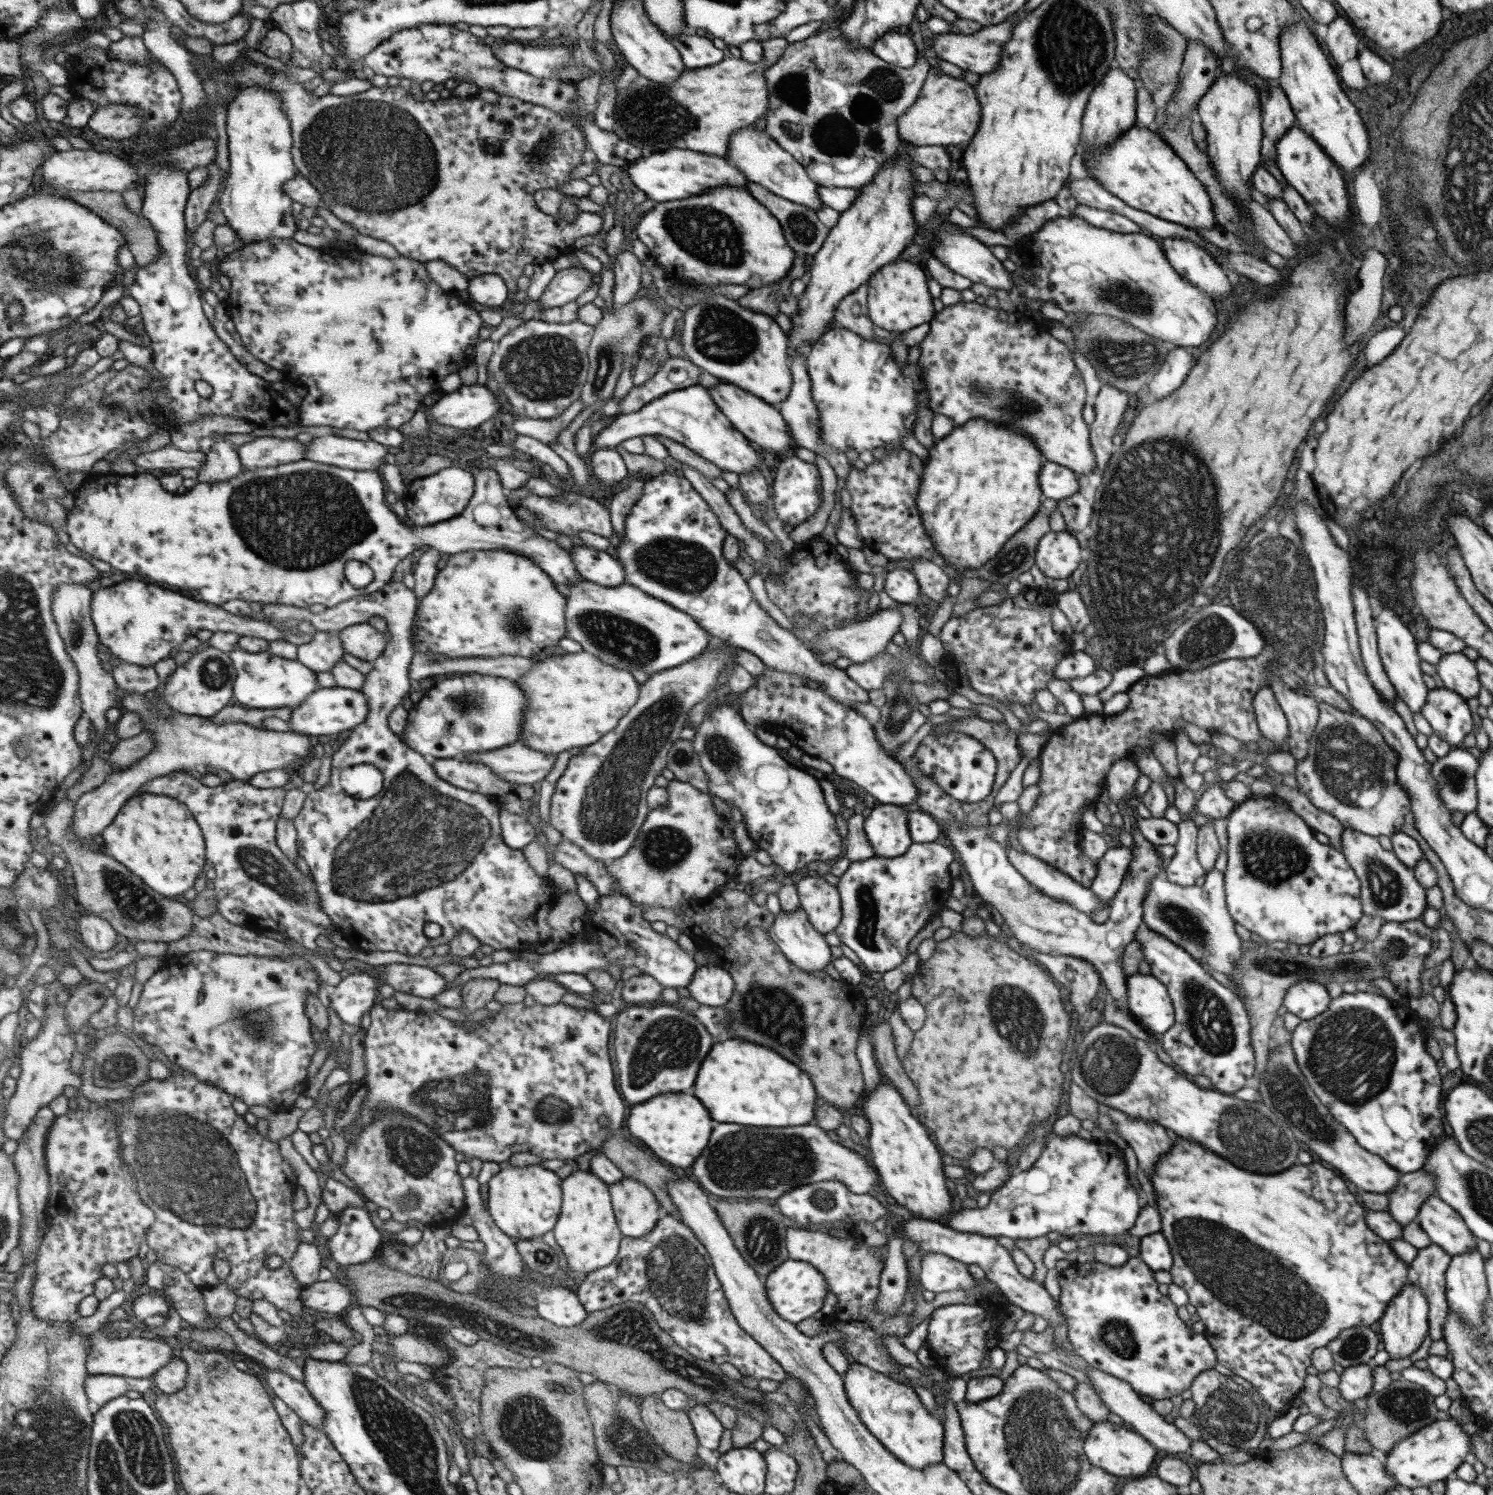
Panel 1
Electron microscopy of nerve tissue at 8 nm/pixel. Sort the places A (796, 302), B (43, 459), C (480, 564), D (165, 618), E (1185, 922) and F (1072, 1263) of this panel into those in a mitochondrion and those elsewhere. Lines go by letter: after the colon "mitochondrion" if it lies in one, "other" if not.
A: other
B: other
C: other
D: other
E: mitochondrion
F: other

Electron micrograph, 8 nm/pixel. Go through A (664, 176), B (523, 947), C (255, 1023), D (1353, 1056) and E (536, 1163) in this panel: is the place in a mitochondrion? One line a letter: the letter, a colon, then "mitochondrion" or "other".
A: other
B: other
C: mitochondrion
D: mitochondrion
E: other

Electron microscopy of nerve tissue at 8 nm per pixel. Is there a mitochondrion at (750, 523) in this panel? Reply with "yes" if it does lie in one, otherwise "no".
no

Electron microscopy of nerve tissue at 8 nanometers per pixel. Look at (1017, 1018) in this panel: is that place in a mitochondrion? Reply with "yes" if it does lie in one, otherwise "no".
yes

